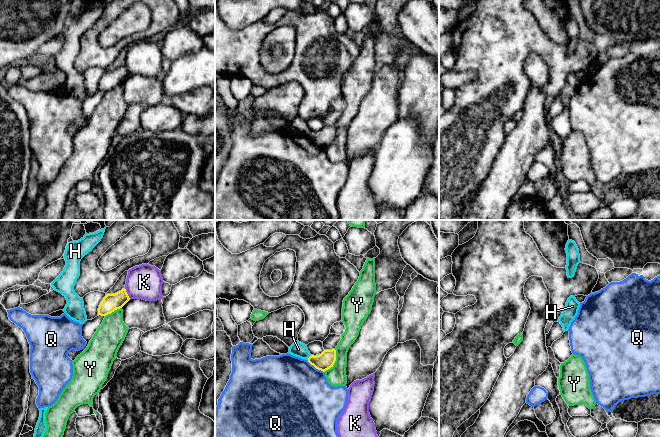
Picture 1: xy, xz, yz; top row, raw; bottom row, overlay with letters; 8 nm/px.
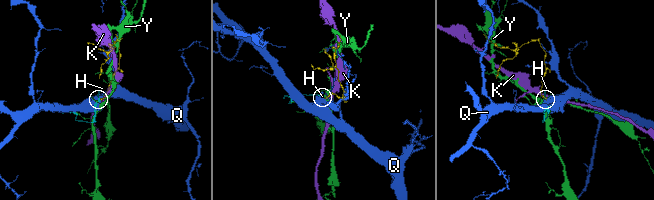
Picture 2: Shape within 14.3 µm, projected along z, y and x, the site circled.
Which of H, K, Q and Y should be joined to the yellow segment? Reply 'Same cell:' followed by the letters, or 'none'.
Same cell: H

